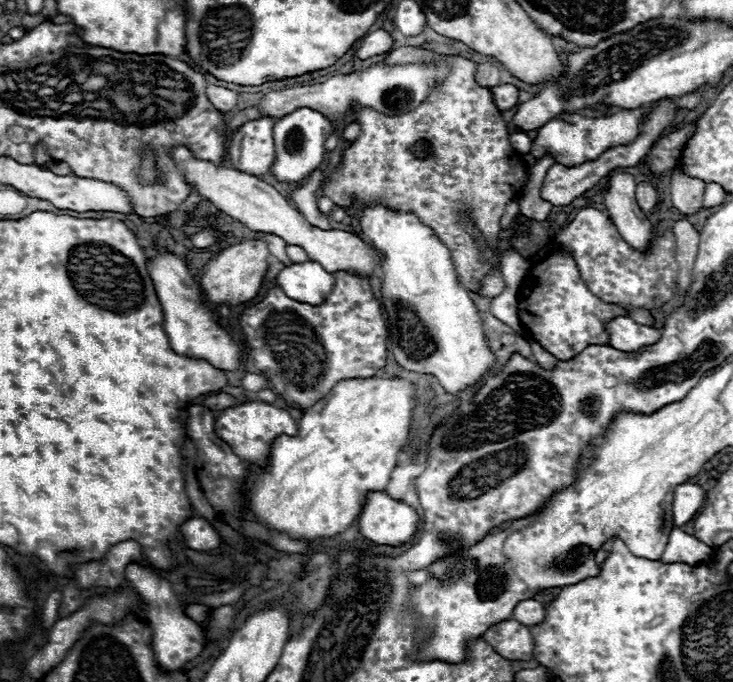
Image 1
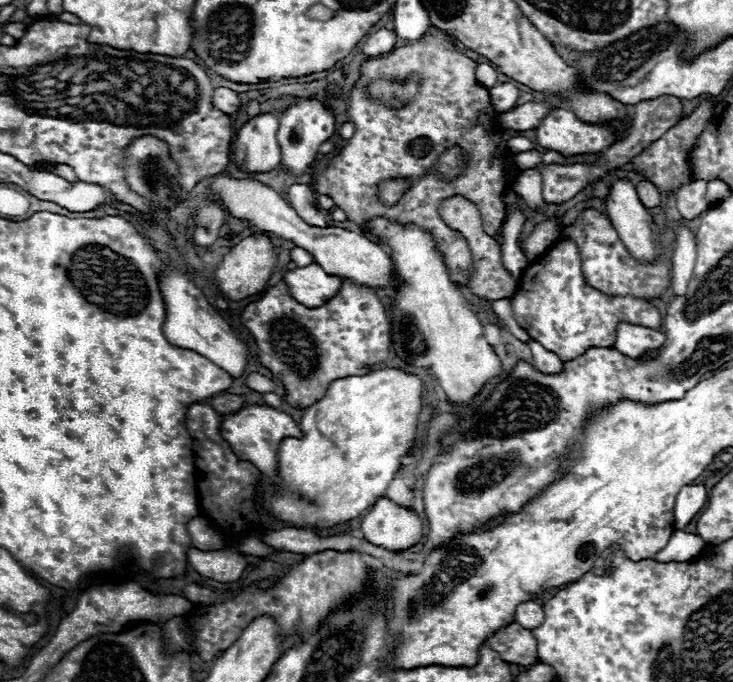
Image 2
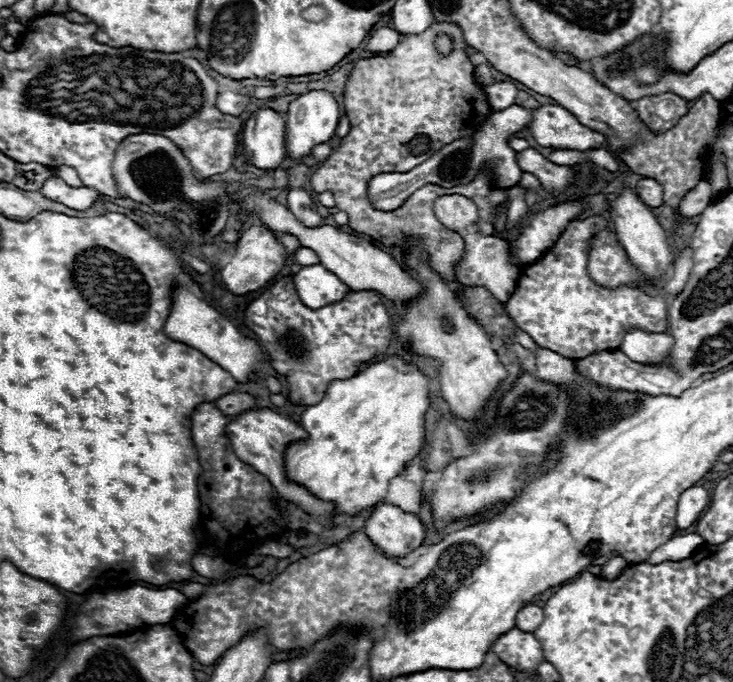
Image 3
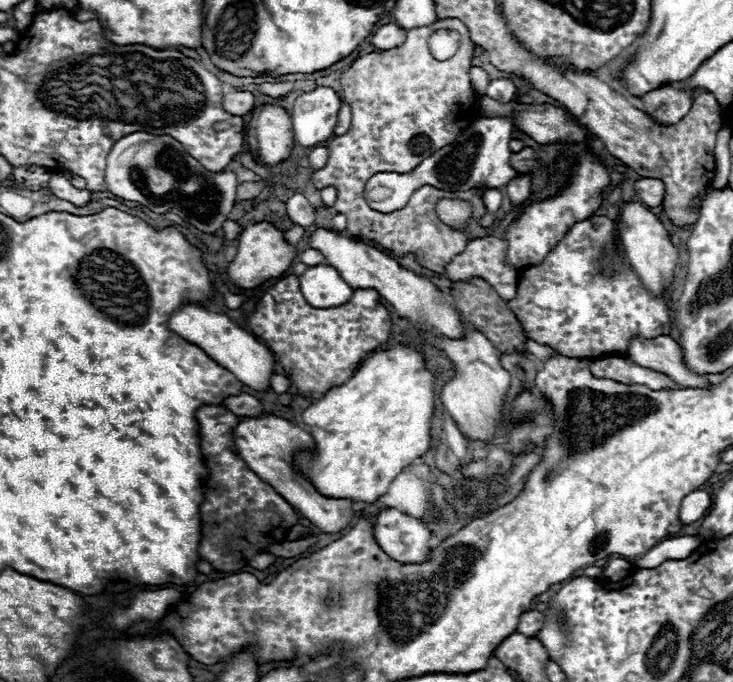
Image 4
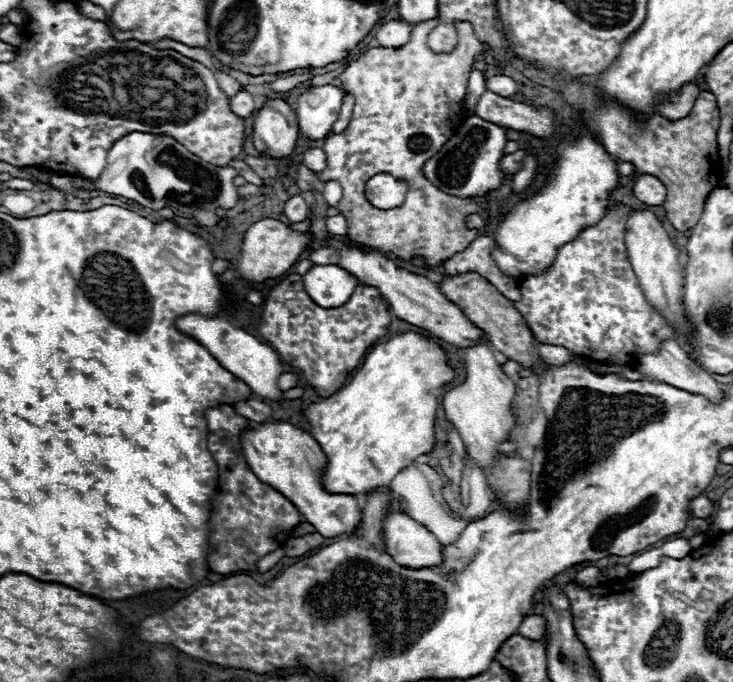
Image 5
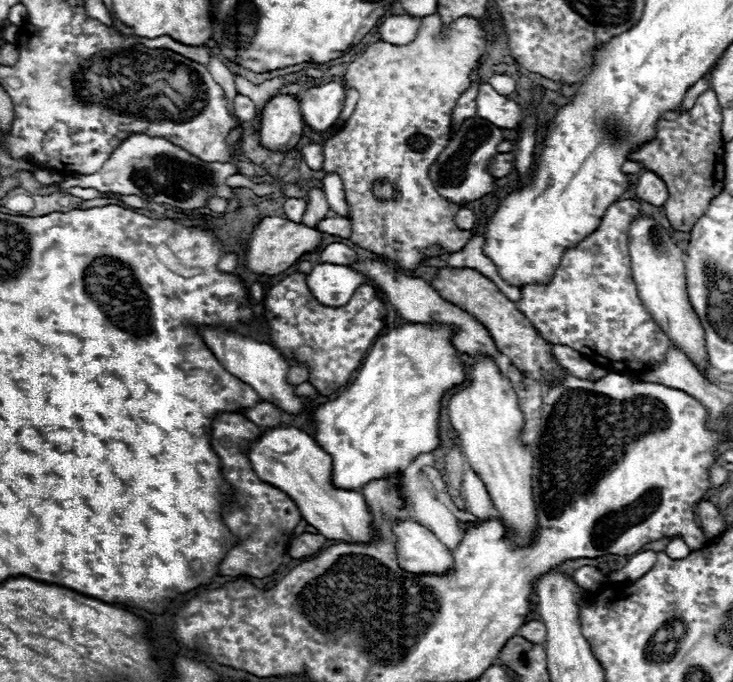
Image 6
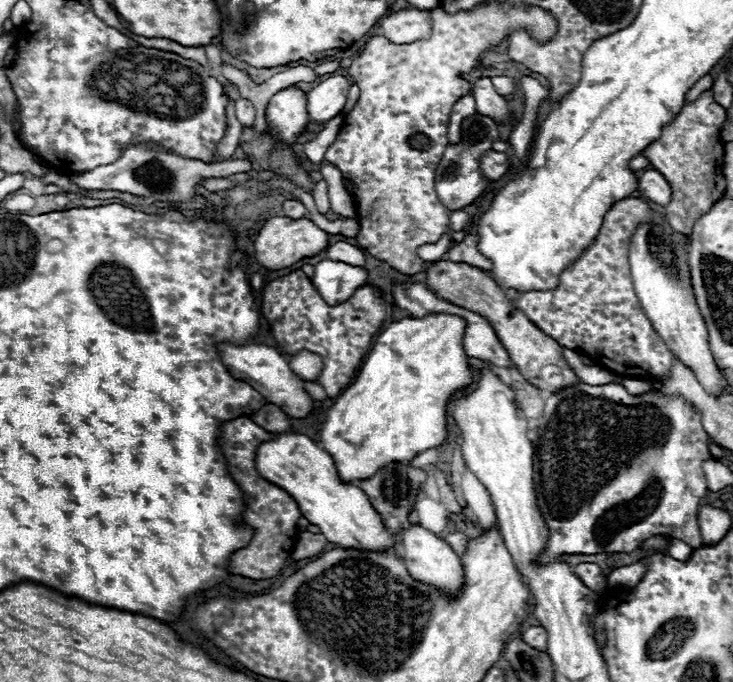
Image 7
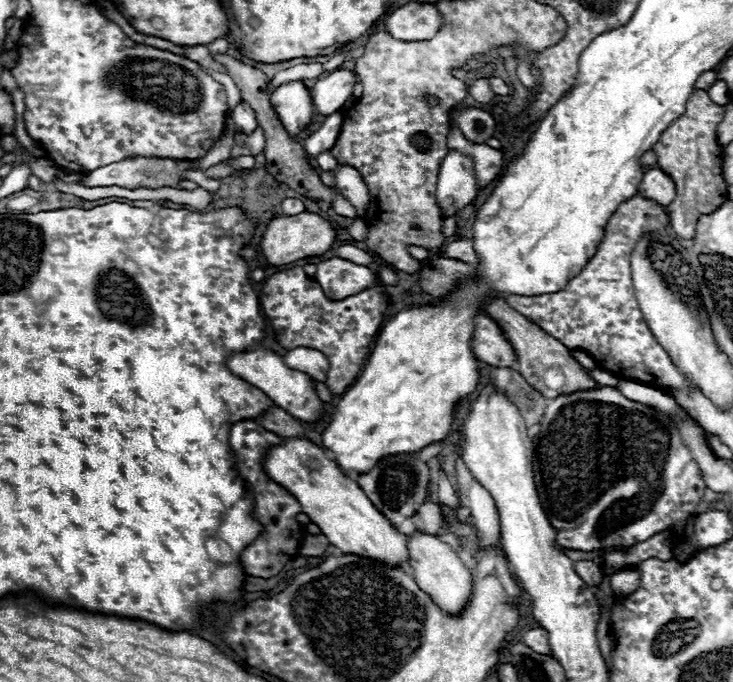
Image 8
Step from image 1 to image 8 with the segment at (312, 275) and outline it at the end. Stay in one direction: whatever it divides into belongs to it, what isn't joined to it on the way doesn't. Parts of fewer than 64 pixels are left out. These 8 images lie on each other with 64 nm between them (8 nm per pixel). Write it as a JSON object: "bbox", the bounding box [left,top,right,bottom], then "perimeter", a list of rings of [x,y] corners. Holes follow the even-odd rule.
{"bbox":[314,258,376,300],"perimeter":[[[330,258],[318,264],[314,280],[324,288],[330,300],[344,300],[376,286],[376,276],[370,268],[354,264],[344,258]]]}

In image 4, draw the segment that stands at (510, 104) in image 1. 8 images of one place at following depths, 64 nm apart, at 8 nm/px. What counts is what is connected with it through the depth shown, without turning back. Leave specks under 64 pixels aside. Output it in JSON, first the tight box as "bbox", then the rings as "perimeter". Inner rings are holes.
{"bbox":[488,78,516,100],"perimeter":[[[498,78],[498,80],[490,80],[488,84],[488,96],[496,98],[496,100],[512,100],[516,94],[516,86],[510,78]]]}

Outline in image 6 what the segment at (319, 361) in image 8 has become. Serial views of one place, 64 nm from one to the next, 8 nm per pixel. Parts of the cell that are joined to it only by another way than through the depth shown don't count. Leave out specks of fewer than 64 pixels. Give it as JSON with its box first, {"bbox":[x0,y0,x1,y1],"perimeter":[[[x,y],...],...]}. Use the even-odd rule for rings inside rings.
{"bbox":[288,364,310,384],"perimeter":[[[292,364],[292,370],[288,372],[290,384],[302,384],[302,382],[308,382],[308,378],[310,378],[310,372],[306,364]]]}

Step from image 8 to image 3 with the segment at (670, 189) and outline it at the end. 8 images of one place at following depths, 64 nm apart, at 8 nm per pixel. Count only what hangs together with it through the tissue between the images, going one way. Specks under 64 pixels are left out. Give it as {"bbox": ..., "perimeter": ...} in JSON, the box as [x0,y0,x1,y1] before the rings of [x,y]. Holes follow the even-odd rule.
{"bbox":[636,178,662,206],"perimeter":[[[652,178],[640,180],[636,184],[636,194],[646,206],[662,206],[662,186]]]}

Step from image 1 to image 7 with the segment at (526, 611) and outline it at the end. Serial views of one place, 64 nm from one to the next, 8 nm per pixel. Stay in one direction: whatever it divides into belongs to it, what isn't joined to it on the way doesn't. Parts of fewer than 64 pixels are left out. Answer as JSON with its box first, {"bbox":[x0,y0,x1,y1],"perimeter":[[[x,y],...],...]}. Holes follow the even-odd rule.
{"bbox":[522,626,546,652],"perimeter":[[[530,626],[530,628],[526,628],[522,632],[522,640],[528,646],[532,646],[532,648],[536,648],[540,652],[546,652],[546,630],[542,626]]]}

